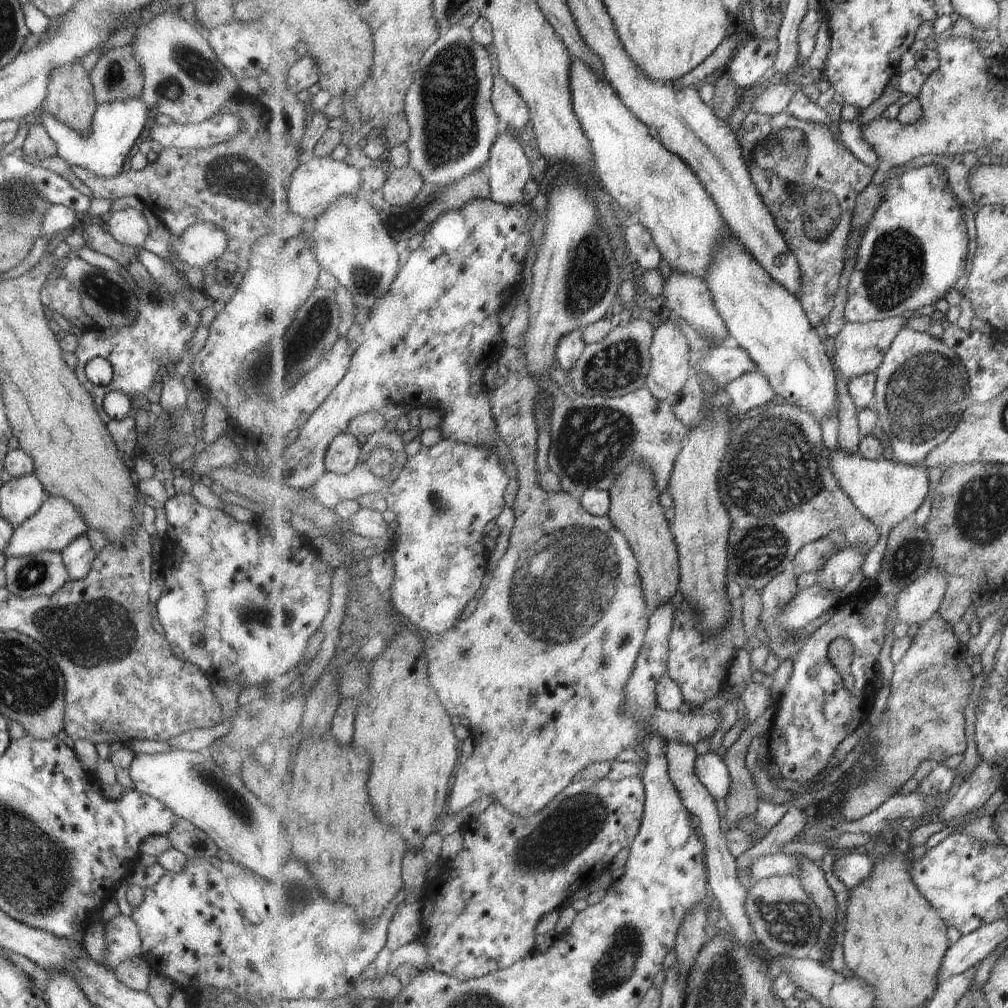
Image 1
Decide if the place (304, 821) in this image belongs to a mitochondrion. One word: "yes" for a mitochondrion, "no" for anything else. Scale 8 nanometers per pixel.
no

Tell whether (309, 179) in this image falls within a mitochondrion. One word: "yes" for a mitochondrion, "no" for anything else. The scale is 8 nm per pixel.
no

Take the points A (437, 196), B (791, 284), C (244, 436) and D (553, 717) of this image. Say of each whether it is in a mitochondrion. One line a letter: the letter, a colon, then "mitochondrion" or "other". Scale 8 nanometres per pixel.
A: mitochondrion
B: other
C: other
D: other

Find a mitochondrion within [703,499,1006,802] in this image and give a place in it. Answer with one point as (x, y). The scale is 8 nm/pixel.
(910, 555)

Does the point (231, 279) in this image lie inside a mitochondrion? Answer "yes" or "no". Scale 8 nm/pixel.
no

